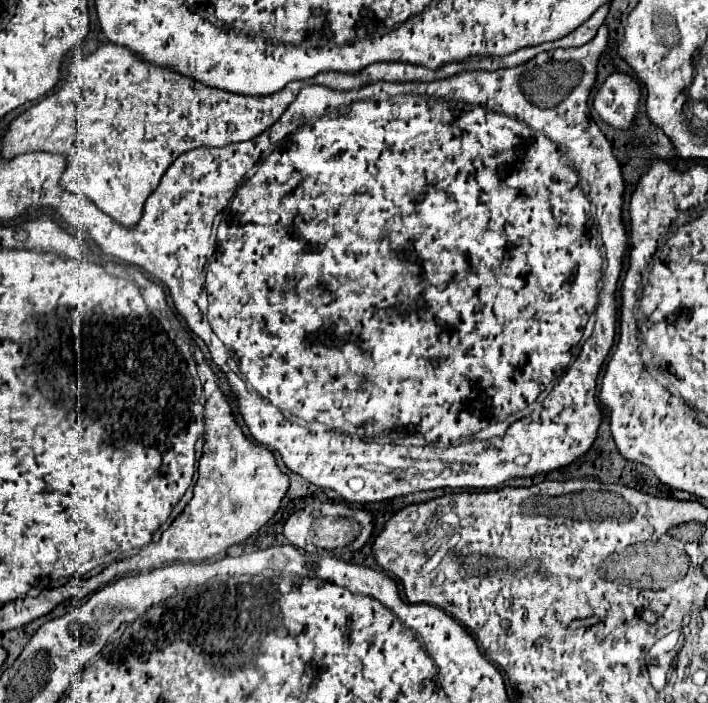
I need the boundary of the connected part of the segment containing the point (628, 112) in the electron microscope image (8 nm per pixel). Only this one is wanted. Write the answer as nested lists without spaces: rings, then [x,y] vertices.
[[[614,72],[596,90],[592,106],[598,116],[614,128],[626,130],[632,126],[640,102],[640,84],[628,76]]]

